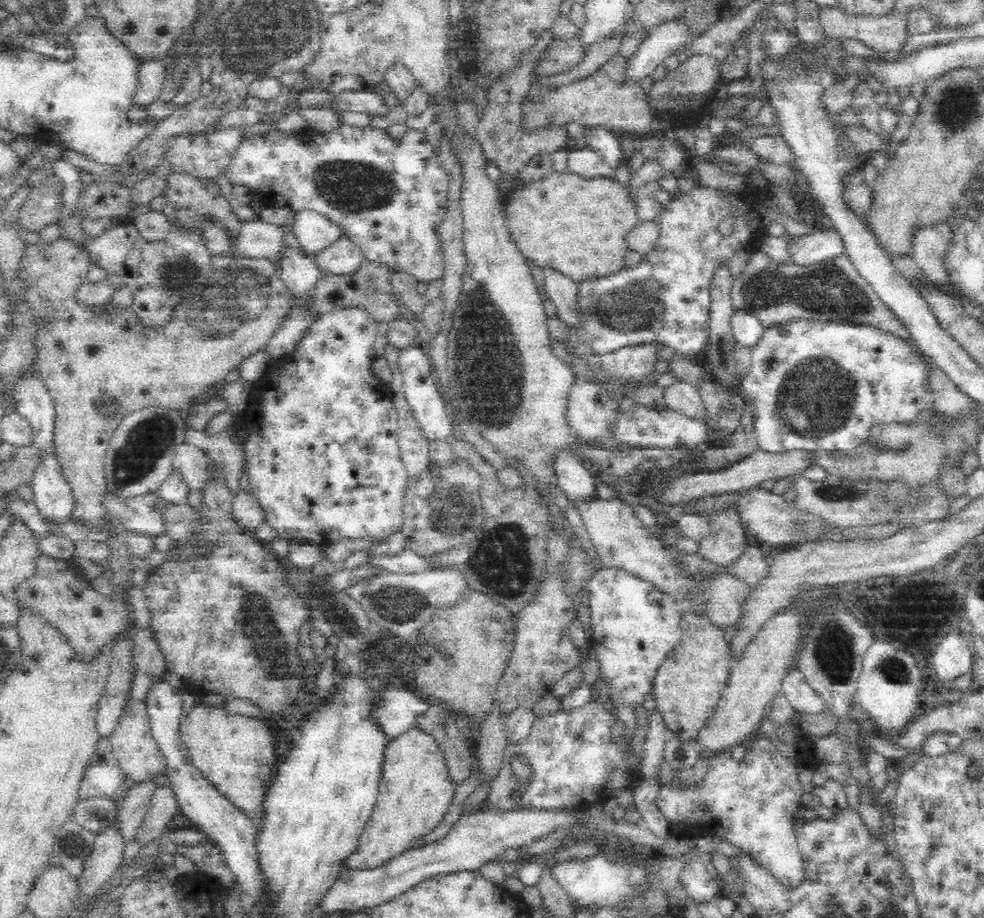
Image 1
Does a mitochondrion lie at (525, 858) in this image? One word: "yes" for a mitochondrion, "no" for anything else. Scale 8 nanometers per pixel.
no

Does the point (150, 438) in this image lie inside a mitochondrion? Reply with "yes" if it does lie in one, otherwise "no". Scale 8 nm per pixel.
yes

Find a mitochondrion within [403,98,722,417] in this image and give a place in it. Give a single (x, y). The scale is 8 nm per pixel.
(645, 300)

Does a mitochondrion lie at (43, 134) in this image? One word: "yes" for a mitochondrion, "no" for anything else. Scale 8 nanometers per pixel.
no

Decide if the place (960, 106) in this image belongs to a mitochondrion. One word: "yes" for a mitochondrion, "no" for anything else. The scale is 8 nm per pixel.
yes

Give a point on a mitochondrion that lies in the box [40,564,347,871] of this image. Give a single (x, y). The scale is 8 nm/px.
(258, 620)

